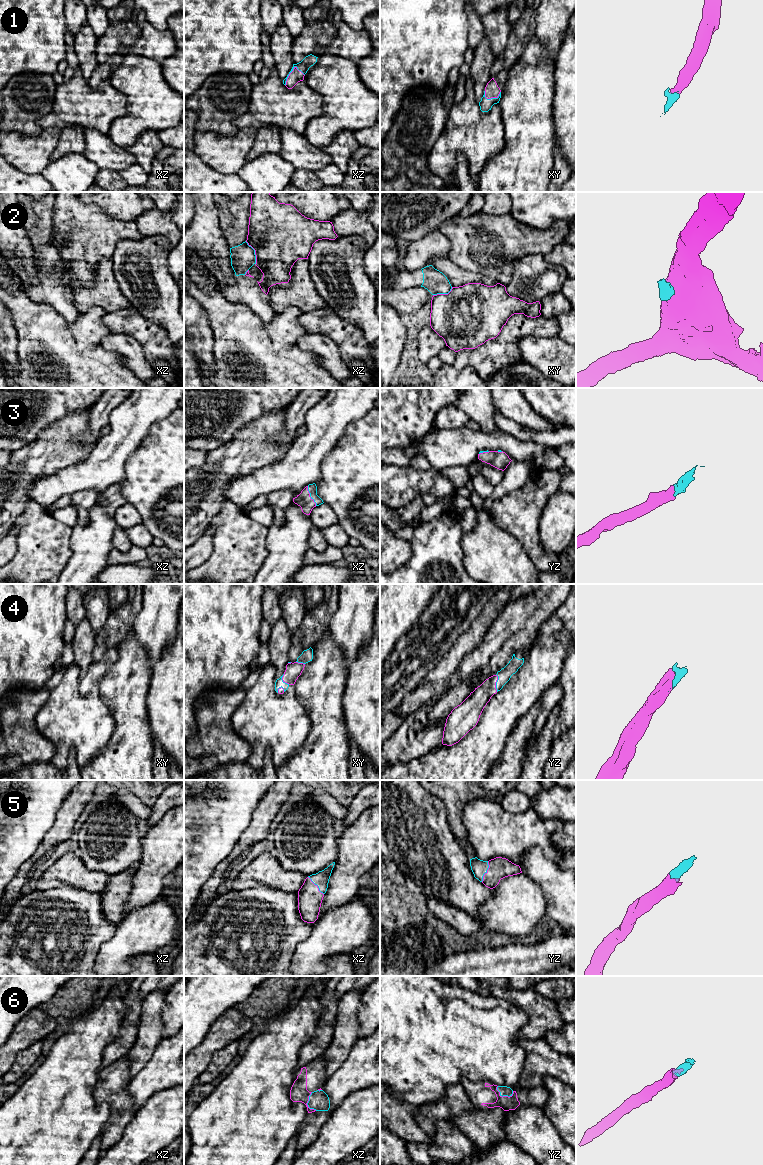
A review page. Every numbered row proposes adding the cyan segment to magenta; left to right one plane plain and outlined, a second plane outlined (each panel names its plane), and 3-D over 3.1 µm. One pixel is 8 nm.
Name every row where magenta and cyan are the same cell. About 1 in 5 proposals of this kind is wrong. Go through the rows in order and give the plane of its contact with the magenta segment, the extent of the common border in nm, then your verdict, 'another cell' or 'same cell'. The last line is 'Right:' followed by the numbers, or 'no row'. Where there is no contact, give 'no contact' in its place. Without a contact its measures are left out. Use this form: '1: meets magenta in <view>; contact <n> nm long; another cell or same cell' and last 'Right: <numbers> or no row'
1: meets magenta in xz; contact 180 nm long; same cell
2: meets magenta in xz; contact 200 nm long; another cell
3: meets magenta in xz; contact 180 nm long; same cell
4: meets magenta in yz; contact 140 nm long; same cell
5: meets magenta in yz; contact 180 nm long; same cell
6: meets magenta in yz; contact 150 nm long; same cell
Right: 1, 3, 4, 5, 6

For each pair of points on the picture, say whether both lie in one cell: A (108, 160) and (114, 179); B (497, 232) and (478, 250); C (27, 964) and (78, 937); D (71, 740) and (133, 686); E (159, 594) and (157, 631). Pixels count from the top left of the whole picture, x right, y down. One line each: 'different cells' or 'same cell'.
A: different cells
B: same cell
C: same cell
D: different cells
E: same cell

